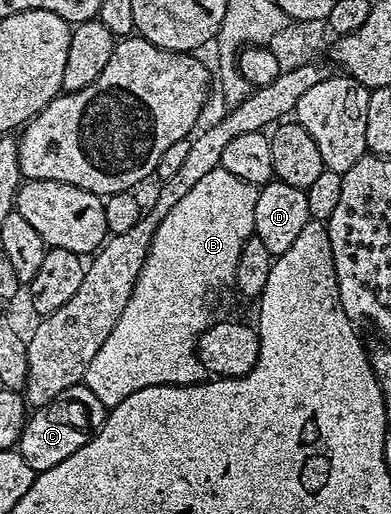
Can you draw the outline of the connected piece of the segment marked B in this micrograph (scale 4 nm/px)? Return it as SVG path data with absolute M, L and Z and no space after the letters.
M219 168L208 172L208 176L203 176L177 202L176 208L172 208L172 212L168 212L168 216L164 216L164 220L160 220L160 228L156 228L154 239L150 245L150 251L146 257L146 263L136 280L132 296L128 300L124 312L120 312L120 320L116 324L116 328L112 328L112 332L108 332L108 340L104 340L104 344L100 344L100 352L96 352L96 356L92 356L92 364L88 364L88 368L82 377L82 382L90 389L92 396L96 396L96 400L100 400L100 404L104 404L108 408L115 406L120 404L120 400L132 396L132 392L140 392L140 388L148 388L149 386L197 386L199 382L207 377L206 369L202 367L198 359L198 351L196 349L198 338L209 328L211 322L215 321L214 301L217 300L222 286L227 285L229 287L233 283L236 276L236 260L240 260L240 248L244 248L246 241L253 235L258 192L259 187L252 186L249 182L232 176L232 172Z

